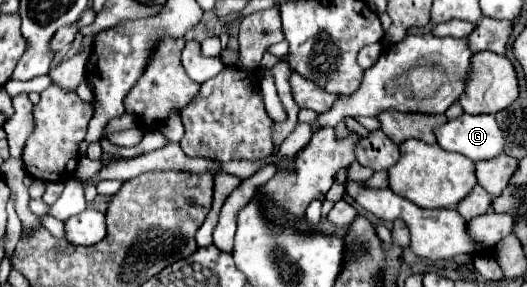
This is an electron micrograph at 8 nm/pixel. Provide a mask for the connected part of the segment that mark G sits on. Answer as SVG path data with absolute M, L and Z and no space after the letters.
M462 114L434 128L436 142L444 150L464 154L466 158L490 160L502 152L502 132L492 114Z

